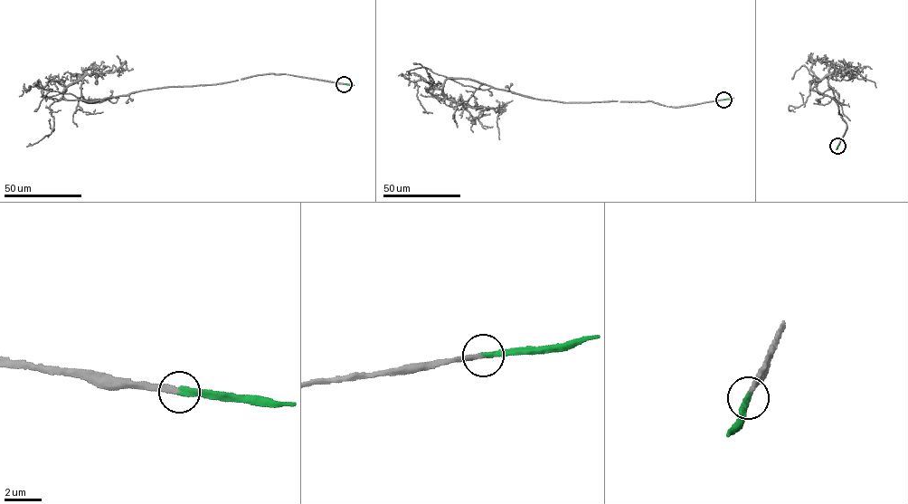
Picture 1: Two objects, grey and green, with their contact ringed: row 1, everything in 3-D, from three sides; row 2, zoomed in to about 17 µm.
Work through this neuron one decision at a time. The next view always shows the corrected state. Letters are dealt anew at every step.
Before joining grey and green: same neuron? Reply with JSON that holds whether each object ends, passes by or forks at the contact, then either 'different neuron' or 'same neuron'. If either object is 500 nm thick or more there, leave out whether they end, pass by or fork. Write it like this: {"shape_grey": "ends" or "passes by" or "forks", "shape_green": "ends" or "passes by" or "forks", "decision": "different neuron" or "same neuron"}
{"shape_grey": "ends", "shape_green": "ends", "decision": "same neuron"}

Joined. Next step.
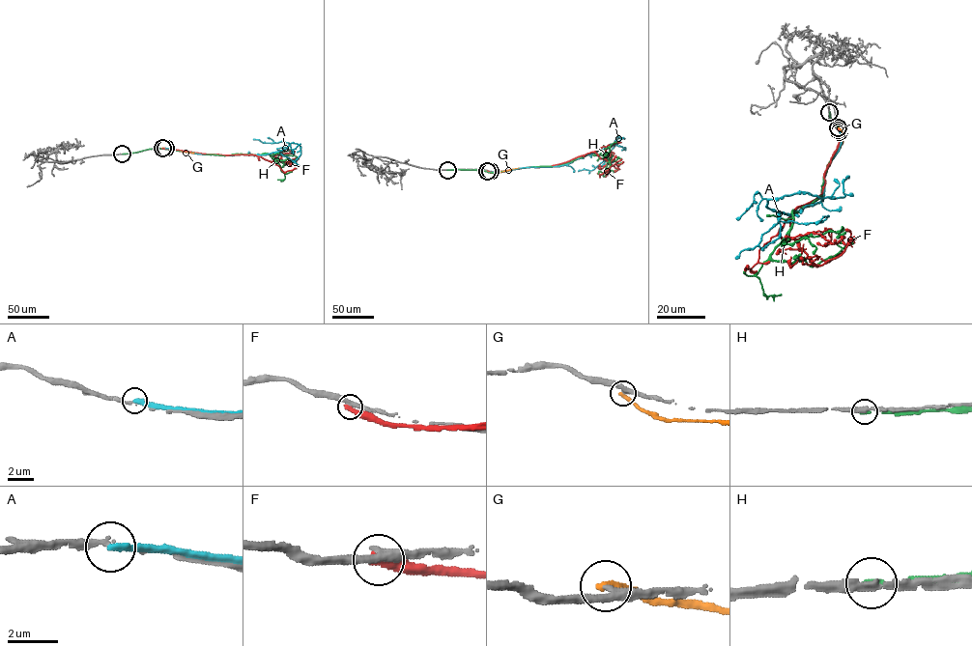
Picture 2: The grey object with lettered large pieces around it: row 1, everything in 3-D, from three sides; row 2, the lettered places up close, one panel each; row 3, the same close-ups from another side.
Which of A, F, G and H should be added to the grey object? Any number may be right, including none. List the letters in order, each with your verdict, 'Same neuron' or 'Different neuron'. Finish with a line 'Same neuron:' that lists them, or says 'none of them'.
A: Different neuron
F: Different neuron
G: Different neuron
H: Different neuron
Same neuron: none of them

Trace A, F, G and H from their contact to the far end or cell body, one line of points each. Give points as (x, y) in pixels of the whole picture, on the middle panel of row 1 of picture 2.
A: (490, 171), (559, 166), (614, 144), (593, 169), (578, 171)
F: (487, 171), (553, 166), (591, 152), (609, 160), (606, 175), (609, 172)
G: (487, 171), (497, 173), (519, 167)
H: (447, 170), (498, 172), (556, 166), (605, 151), (610, 166), (603, 173), (598, 174)

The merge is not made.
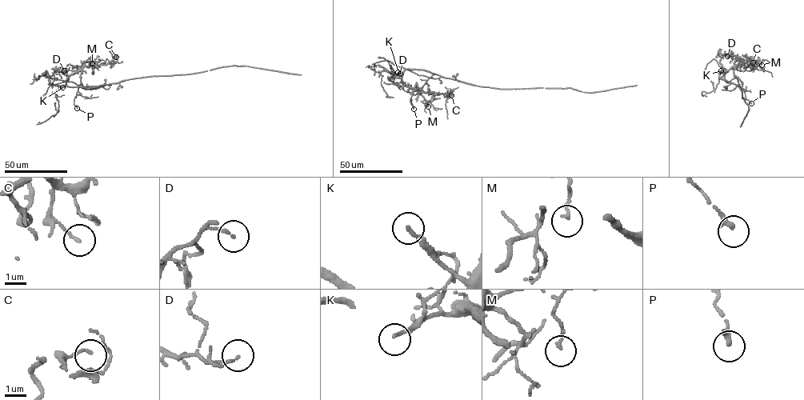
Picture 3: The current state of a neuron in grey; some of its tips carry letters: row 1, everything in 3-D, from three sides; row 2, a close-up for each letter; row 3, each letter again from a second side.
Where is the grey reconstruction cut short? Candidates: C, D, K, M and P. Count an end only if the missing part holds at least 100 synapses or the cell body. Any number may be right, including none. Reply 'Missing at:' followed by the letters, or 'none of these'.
Missing at: K

